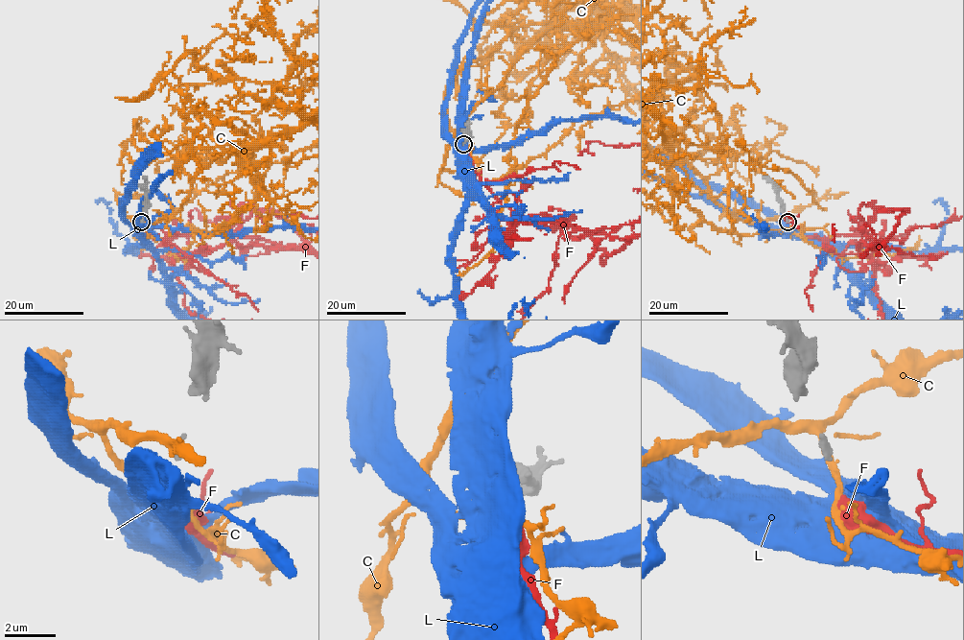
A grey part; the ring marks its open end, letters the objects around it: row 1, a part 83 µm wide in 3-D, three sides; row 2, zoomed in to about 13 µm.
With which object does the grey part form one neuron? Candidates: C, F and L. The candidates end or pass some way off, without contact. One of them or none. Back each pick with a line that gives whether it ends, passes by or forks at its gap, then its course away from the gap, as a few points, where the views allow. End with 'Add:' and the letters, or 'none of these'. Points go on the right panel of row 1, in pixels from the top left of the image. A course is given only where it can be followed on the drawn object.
L: It passes by
Add: L

